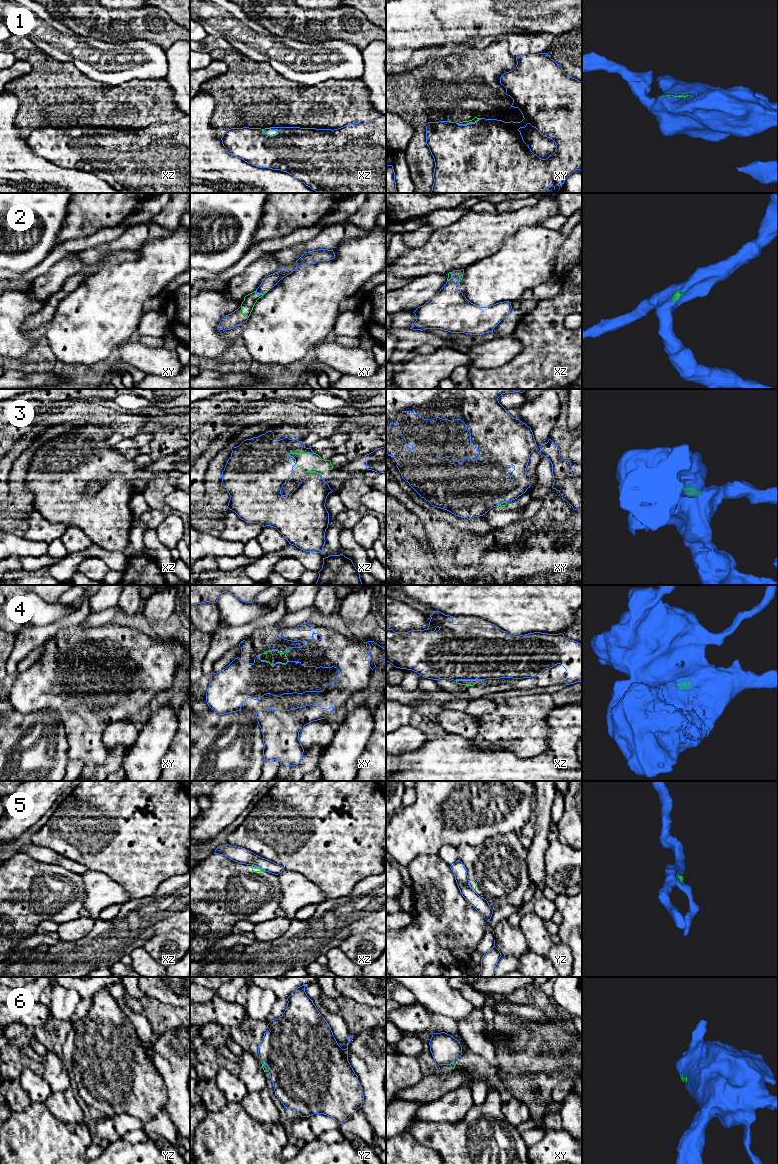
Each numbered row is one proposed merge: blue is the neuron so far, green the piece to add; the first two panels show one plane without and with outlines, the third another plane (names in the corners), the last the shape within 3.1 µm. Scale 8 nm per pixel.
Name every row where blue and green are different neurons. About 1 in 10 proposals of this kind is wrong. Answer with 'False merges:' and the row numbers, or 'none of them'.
False merges: 5

